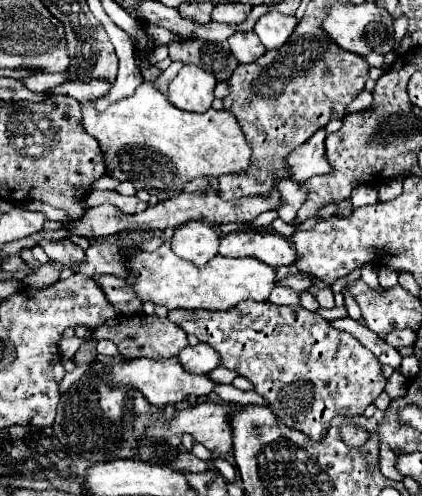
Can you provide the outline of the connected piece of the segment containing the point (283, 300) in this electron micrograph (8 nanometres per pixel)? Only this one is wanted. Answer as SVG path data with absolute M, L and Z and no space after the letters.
M275 285L271 295L269 295L269 301L275 305L299 305L299 293L295 293L289 287Z

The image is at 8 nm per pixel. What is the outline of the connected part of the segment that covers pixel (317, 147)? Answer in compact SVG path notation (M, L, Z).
M325 129L317 131L309 141L305 141L301 147L297 147L297 151L289 155L287 165L293 181L301 183L307 181L309 177L325 175L333 169L325 155L325 135L327 135Z

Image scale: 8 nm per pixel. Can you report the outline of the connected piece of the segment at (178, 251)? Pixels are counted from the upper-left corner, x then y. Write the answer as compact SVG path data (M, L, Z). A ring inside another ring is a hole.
M189 221L181 225L171 239L173 253L185 261L191 261L197 267L205 267L217 255L217 247L217 231L201 221Z

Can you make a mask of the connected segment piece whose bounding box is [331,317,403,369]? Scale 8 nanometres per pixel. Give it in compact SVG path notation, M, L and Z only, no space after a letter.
M351 317L337 319L337 321L331 321L331 323L333 323L333 327L337 327L339 331L351 333L355 339L359 339L359 343L363 343L365 347L369 347L369 349L377 355L377 359L379 359L381 365L391 365L393 369L399 369L403 357L399 355L399 351L397 351L395 347L387 345L377 333L373 333L373 331L367 329L365 325L353 321Z

